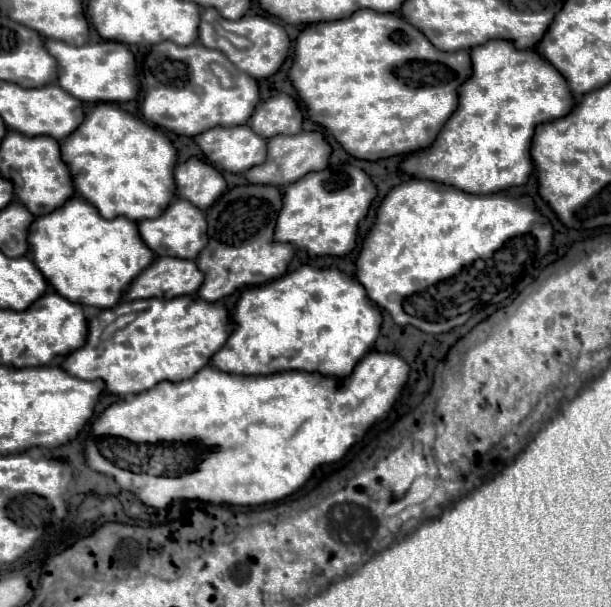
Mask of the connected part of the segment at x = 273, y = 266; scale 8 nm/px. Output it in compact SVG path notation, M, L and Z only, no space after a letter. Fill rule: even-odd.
M243 184L227 190L207 212L209 244L201 250L197 264L205 272L205 282L197 296L209 302L223 300L243 286L259 286L279 278L295 254L289 242L273 240L277 216L283 206L283 190L271 184Z

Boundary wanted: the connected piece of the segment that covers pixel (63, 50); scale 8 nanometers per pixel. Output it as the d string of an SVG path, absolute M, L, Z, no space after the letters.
M45 40L45 48L59 62L59 86L65 86L69 94L83 102L129 102L135 100L141 88L137 76L137 64L133 52L121 42L99 42L99 44L67 44L61 40Z

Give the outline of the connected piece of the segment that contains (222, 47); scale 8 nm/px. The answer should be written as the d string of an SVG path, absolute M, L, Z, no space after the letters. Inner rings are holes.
M205 8L201 12L201 30L199 30L199 38L203 42L203 46L209 46L213 50L219 50L223 52L239 70L247 72L249 76L253 78L269 78L273 76L281 64L285 62L287 58L287 52L289 52L289 36L285 32L285 28L277 22L273 22L271 18L265 18L265 16L243 16L241 20L235 20L235 22L229 22L229 20L221 20L221 14L215 10L215 8ZM213 22L221 22L223 28L235 32L235 34L241 34L245 38L251 40L251 46L245 48L245 50L237 50L231 46L231 42L227 42L225 38L219 38L213 30Z

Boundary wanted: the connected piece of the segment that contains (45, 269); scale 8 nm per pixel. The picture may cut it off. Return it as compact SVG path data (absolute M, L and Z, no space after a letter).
M79 196L71 198L61 210L53 210L53 214L39 216L33 222L29 228L29 248L33 262L37 262L37 268L61 296L95 308L119 304L129 284L155 260L133 220L123 216L105 220L93 204Z

